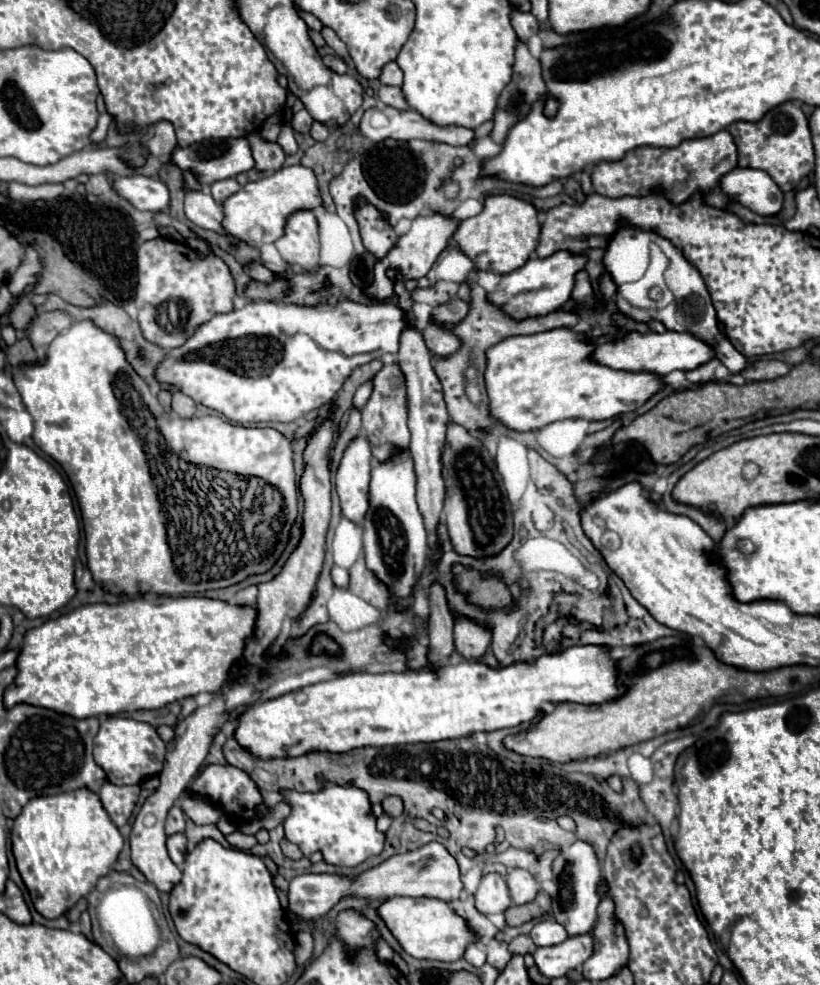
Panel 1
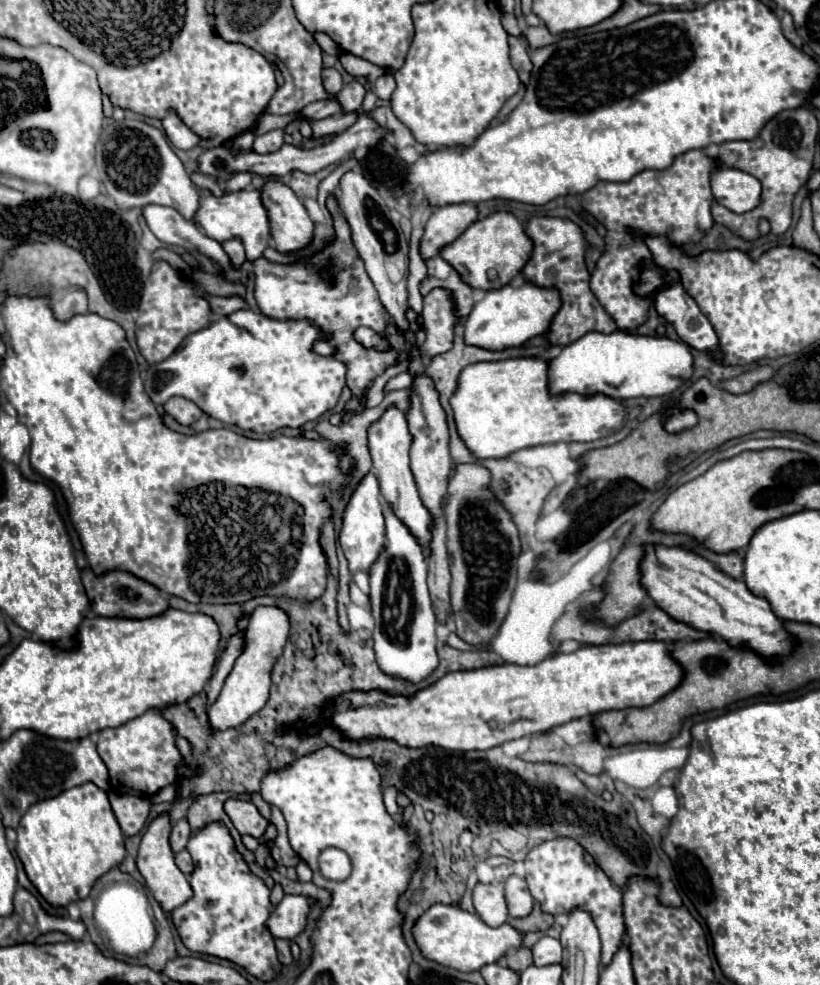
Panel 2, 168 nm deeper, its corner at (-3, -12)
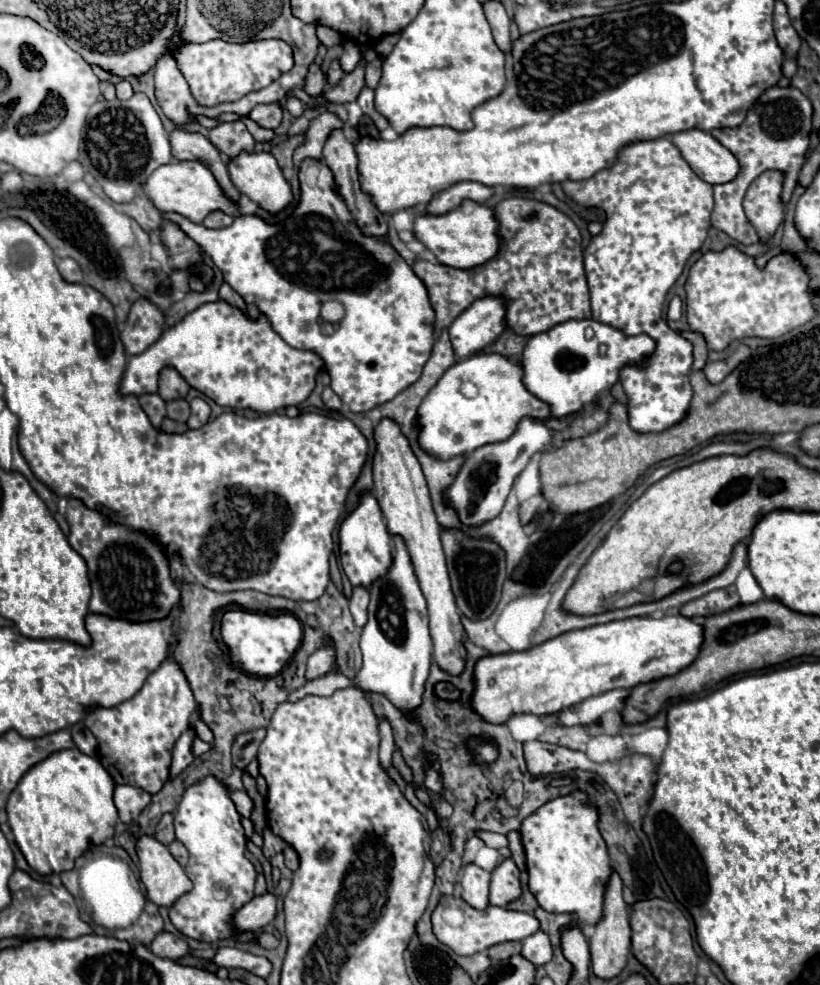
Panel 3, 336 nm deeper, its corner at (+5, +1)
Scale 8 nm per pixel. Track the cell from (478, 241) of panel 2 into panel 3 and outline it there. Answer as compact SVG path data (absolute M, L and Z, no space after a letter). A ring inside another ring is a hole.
M462 201L456 209L444 215L422 213L414 217L414 237L424 243L434 257L448 267L470 269L472 265L482 265L488 257L496 255L496 217L492 217L492 209L480 205L476 201Z

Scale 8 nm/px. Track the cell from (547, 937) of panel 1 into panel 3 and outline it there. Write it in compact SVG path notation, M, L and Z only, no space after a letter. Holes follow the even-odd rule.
M536 931L534 935L526 937L522 941L522 955L536 967L548 963L552 959L552 945L548 935L544 931Z

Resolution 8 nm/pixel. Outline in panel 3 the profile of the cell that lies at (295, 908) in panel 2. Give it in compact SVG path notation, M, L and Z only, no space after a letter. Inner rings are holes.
M266 893L266 895L254 897L246 905L242 905L232 917L232 927L236 933L258 931L258 929L270 925L274 915L276 915L276 897Z

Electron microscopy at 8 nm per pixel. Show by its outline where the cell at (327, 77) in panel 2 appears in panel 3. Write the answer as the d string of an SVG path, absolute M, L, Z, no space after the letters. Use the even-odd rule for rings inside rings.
M312 63L312 65L310 65L310 71L308 71L308 75L306 75L306 81L304 81L304 91L314 97L314 95L322 93L324 85L326 85L326 79L324 79L320 67L318 67L316 63Z

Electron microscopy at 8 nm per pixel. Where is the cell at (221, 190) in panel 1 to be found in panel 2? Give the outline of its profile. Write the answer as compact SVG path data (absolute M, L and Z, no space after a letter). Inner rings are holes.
M240 172L236 176L232 176L226 184L224 184L224 192L226 194L232 194L232 192L240 192L244 190L246 186L250 186L250 180L252 180L252 174L246 174L246 172Z

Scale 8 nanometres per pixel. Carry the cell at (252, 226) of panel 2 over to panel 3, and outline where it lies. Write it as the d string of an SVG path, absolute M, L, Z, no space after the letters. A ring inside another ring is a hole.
M174 161L168 165L160 165L144 183L142 193L152 201L152 205L160 213L178 213L192 223L202 223L204 217L216 209L222 209L228 215L238 215L238 205L228 201L218 187L214 175L200 161Z

